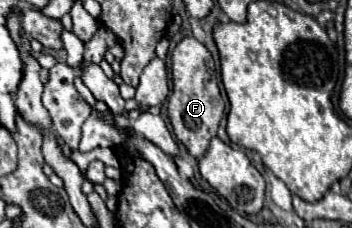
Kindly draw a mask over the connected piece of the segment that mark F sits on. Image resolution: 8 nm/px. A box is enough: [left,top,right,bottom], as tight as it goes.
[167,36,223,158]

